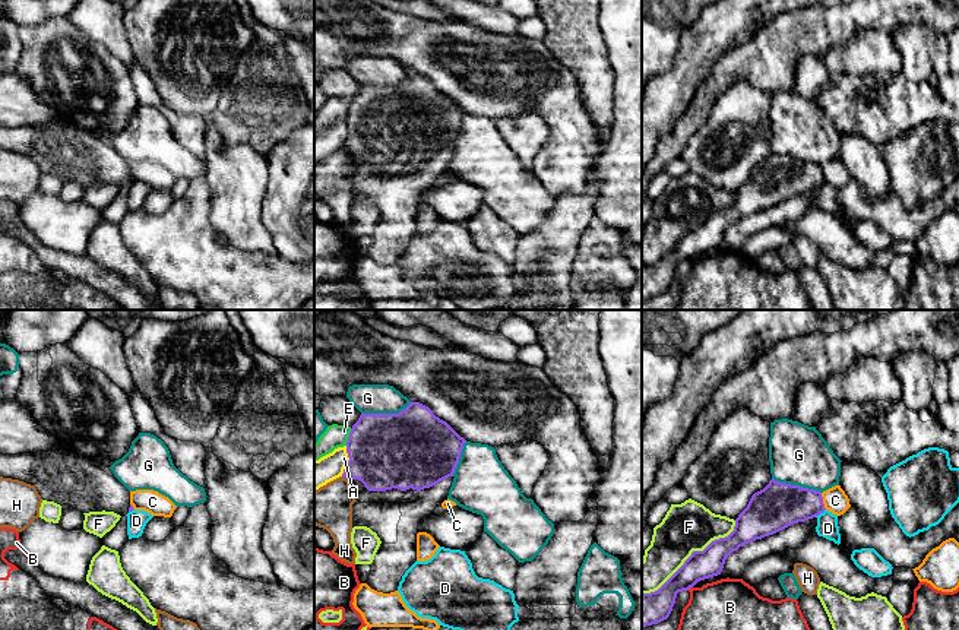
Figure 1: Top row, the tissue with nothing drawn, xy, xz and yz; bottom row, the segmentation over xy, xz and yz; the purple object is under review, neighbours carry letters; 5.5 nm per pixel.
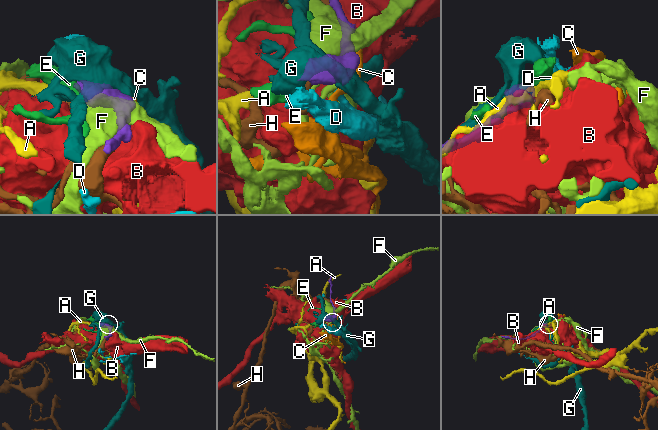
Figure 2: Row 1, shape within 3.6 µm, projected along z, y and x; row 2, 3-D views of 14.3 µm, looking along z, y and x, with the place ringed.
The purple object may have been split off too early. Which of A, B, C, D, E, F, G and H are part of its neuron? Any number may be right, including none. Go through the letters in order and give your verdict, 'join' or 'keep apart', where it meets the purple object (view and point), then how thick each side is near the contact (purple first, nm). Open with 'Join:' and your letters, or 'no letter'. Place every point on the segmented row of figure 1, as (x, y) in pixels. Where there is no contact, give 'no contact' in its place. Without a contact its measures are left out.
Join: no letter
A: keep apart; contact xz (348, 461); calibres 420 and 160 nm
B: keep apart; contact yz (689, 588); calibres 180 and 280 nm
C: keep apart; contact yz (822, 502); calibres 260 and 140 nm
D: keep apart; contact yz (819, 513); calibres 260 and 120 nm
E: keep apart; contact xz (348, 437); calibres 420 and 130 nm
F: keep apart; contact yz (692, 554); calibres 160 and 280 nm
G: keep apart; contact xz (386, 414); calibres 440 and 160 nm
H: keep apart; contact xz (347, 478); calibres 400 and 240 nm

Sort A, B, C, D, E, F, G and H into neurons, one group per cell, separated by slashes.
A / B / C G / D E / F / H

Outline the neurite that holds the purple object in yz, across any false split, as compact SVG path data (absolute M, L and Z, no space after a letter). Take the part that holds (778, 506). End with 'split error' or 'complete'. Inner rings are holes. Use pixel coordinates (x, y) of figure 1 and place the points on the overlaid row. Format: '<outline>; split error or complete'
M772 478L763 490L751 496L728 536L712 541L703 551L693 551L658 591L642 593L642 629L667 620L677 593L721 574L727 557L740 547L813 519L825 510L820 491Z; complete

